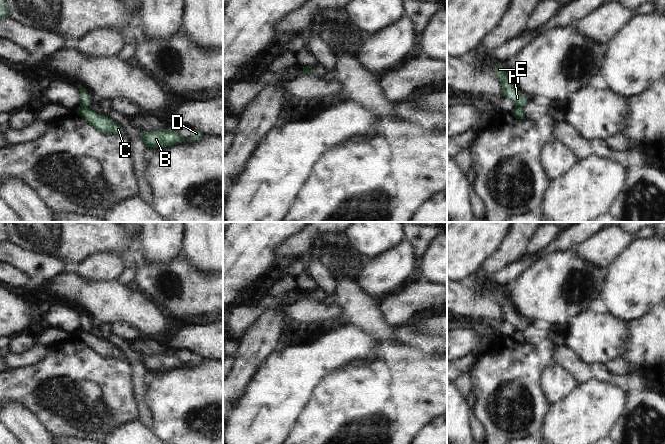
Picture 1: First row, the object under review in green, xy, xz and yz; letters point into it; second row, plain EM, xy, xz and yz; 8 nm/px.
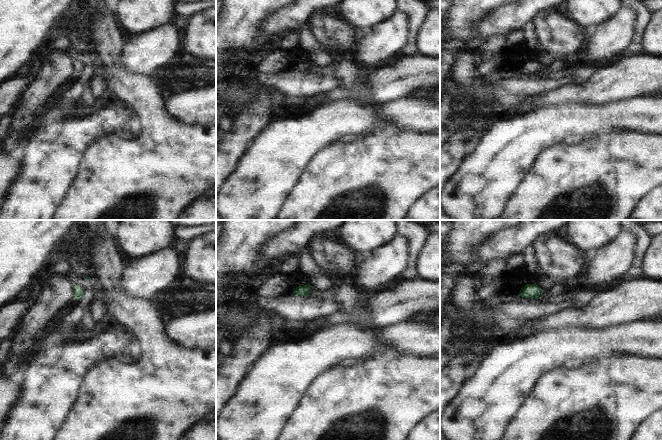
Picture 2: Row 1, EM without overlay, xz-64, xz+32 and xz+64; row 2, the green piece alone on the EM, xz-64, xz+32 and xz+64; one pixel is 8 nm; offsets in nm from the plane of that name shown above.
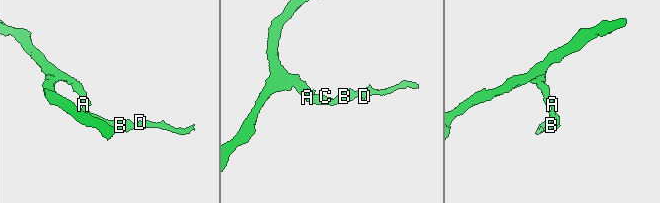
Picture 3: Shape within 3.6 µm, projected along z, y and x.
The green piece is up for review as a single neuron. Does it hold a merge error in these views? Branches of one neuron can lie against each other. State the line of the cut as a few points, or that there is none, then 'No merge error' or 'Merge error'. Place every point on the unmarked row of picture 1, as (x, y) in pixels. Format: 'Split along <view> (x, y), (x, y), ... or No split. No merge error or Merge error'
Split along yz (516, 330), (521, 332). Merge error

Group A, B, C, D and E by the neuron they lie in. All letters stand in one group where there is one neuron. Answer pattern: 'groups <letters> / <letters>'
groups A E / B C D

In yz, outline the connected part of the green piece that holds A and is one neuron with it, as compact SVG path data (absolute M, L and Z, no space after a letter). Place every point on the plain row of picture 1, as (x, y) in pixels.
M496 288L495 295L502 310L503 320L512 323L516 331L523 332L527 322L514 309L509 293Z

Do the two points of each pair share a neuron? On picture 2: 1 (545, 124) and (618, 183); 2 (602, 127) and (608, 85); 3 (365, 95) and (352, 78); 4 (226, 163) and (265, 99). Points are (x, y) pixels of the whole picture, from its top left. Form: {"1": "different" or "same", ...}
{"1": "different", "2": "different", "3": "same", "4": "same"}

